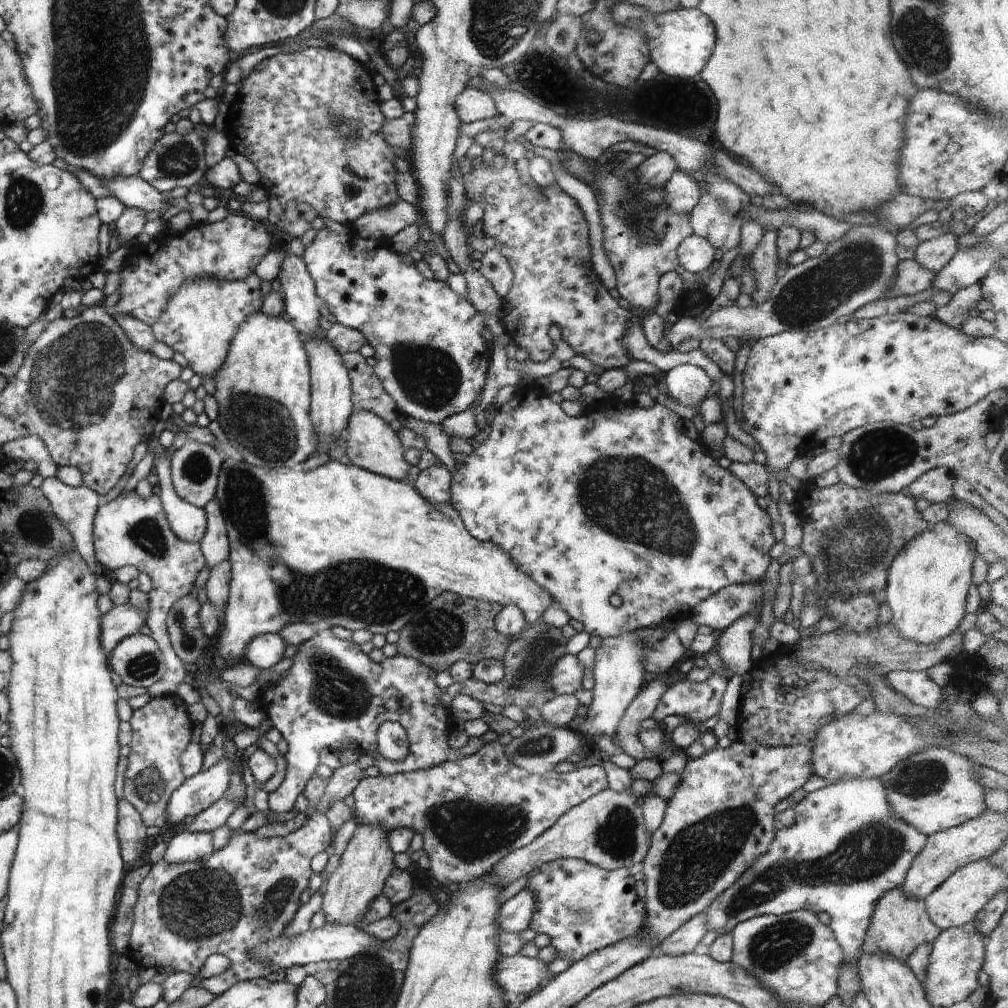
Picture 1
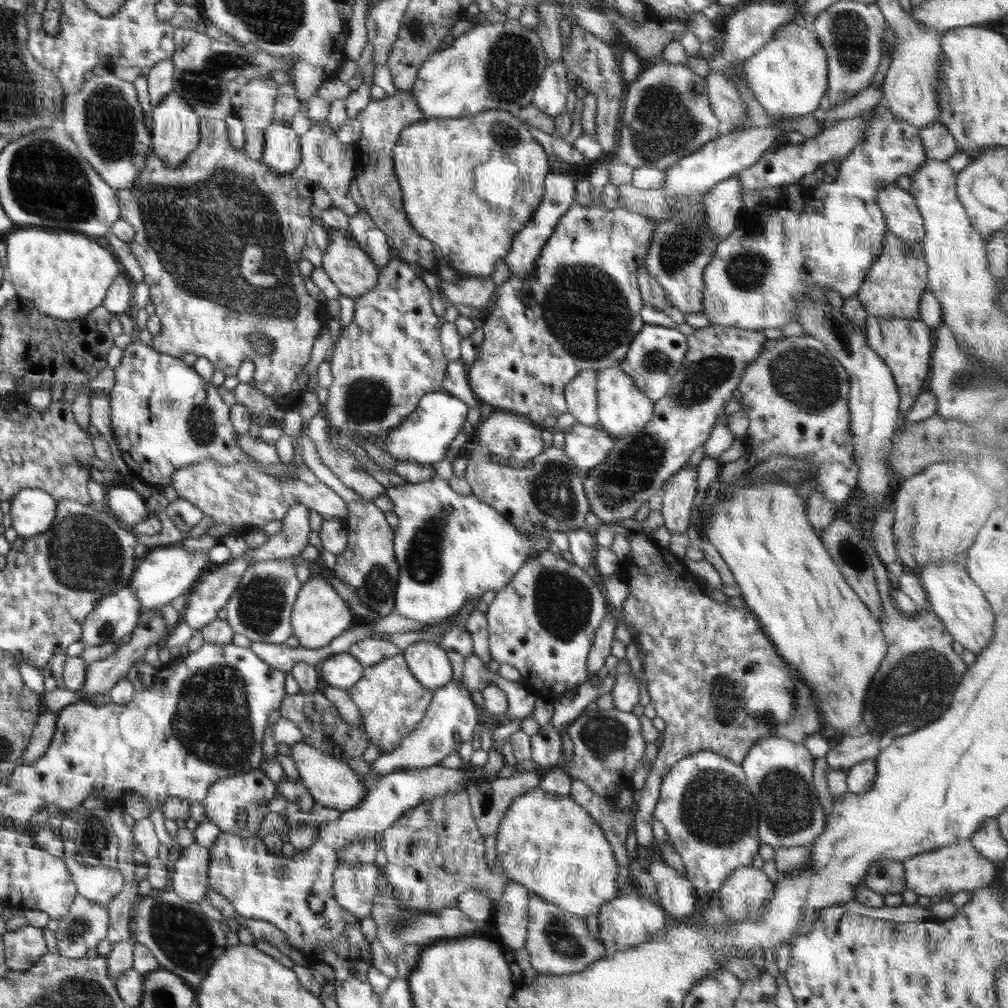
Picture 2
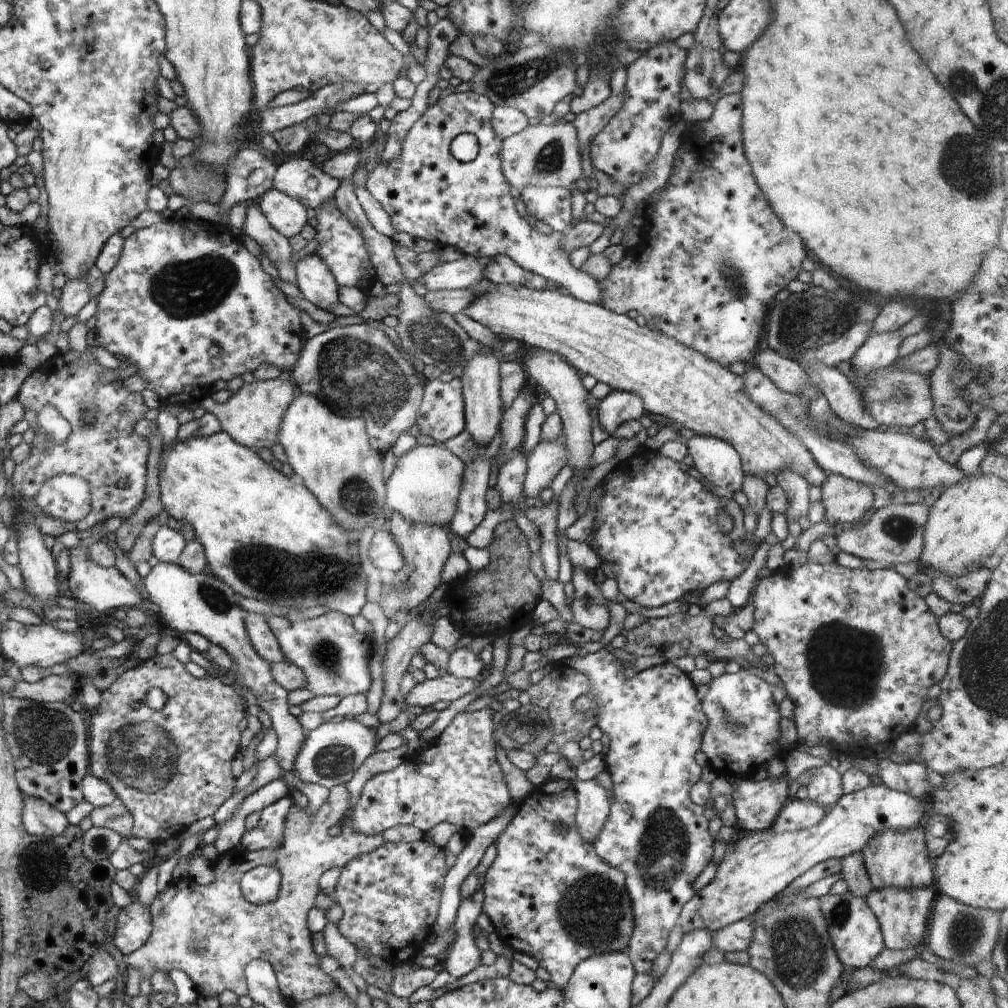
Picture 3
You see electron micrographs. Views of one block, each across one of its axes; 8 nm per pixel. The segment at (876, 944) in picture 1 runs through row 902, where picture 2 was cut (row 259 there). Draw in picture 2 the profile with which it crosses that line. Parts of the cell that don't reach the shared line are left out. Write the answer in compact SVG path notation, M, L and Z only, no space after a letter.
M888 231L883 238L880 256L872 263L856 295L868 315L920 319L919 302L929 288L927 270L923 246L911 247Z

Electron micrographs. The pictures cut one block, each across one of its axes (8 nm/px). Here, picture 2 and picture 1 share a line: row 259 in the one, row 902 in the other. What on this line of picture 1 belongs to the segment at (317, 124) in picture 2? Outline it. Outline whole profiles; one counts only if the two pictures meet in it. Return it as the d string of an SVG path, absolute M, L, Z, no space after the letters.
M318 774L312 775L312 778L310 778L310 780L307 782L303 792L304 796L310 798L310 802L313 803L313 805L310 805L306 811L305 824L287 836L262 838L262 836L256 834L255 831L242 832L242 830L238 830L238 832L232 832L232 838L230 838L230 842L228 842L224 848L215 850L212 856L209 856L204 860L170 864L162 859L156 863L153 863L150 872L148 872L148 876L142 880L142 884L140 884L140 888L138 889L138 900L136 900L137 903L134 907L134 922L132 923L130 933L128 956L133 962L136 962L138 971L147 968L154 969L158 966L168 966L168 968L174 968L174 970L178 972L186 972L195 977L196 975L202 973L204 960L206 960L208 956L220 954L226 956L226 958L230 960L230 970L226 970L226 972L222 972L222 974L218 974L218 976L211 976L209 978L210 984L204 984L204 986L208 986L208 990L210 990L212 994L215 994L215 996L225 993L229 988L232 988L236 982L240 981L259 978L264 978L264 980L268 980L270 982L285 981L285 970L278 968L278 966L274 966L274 964L271 966L260 964L260 962L258 962L258 960L256 960L256 958L253 956L253 950L256 948L256 946L266 944L266 942L270 942L270 940L276 940L276 938L283 934L284 928L290 924L290 920L294 918L294 914L296 914L296 911L301 906L300 894L302 894L302 892L308 888L310 876L313 872L312 869L310 869L310 862L312 861L312 858L314 858L316 854L324 852L328 846L333 844L334 831L332 830L332 826L330 826L330 822L328 822L328 818L326 818L325 812L314 810L316 802L322 798L322 794L324 794L324 790L326 790L326 784L328 784L326 779L318 776Z

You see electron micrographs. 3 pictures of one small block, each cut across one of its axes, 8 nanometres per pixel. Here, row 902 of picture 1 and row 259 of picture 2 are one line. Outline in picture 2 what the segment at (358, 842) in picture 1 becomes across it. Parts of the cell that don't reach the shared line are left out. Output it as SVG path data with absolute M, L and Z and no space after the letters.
M329 230L329 245L322 257L322 268L338 287L339 294L356 299L376 286L379 270L369 254L361 249L348 230Z

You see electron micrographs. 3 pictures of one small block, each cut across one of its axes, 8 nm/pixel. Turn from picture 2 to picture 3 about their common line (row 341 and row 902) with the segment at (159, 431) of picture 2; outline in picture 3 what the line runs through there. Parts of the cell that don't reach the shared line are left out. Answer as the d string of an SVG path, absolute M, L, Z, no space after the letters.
M139 901L120 909L112 942L122 954L132 954L150 938L152 920L149 908Z

